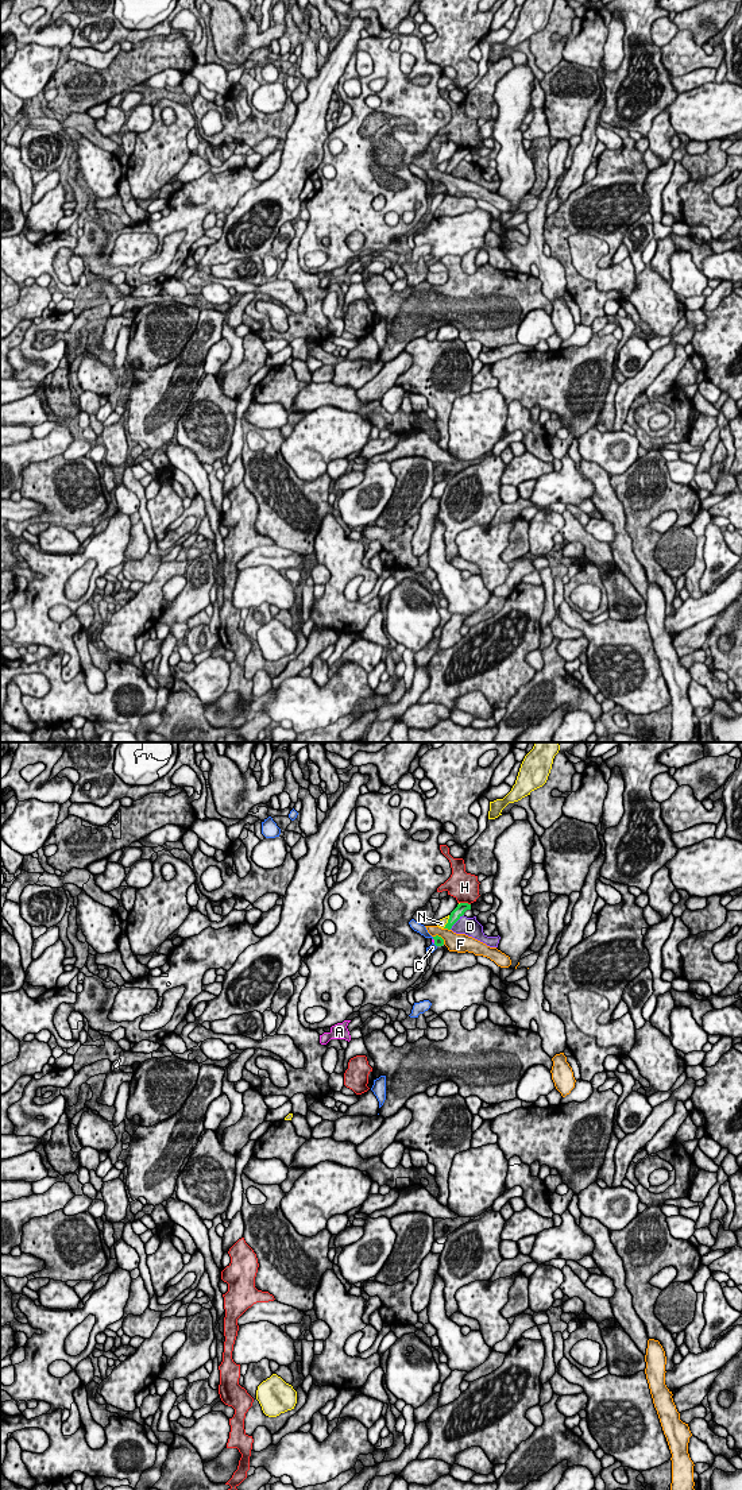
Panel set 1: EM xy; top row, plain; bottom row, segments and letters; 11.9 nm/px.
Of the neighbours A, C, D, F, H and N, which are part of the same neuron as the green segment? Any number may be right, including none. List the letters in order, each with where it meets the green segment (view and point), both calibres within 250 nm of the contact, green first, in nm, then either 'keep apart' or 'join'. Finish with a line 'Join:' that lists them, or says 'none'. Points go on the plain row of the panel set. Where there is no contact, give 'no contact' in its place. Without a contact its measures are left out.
A: xy (435, 185) | 120/30 nm | join
C: no contact | keep apart
D: xy (456, 165) | 130/220 nm | keep apart
F: xy (447, 172) | 130/220 nm | keep apart
H: xy (466, 147) | 130/340 nm | keep apart
N: xy (448, 166) | 130/100 nm | keep apart
Join: A

